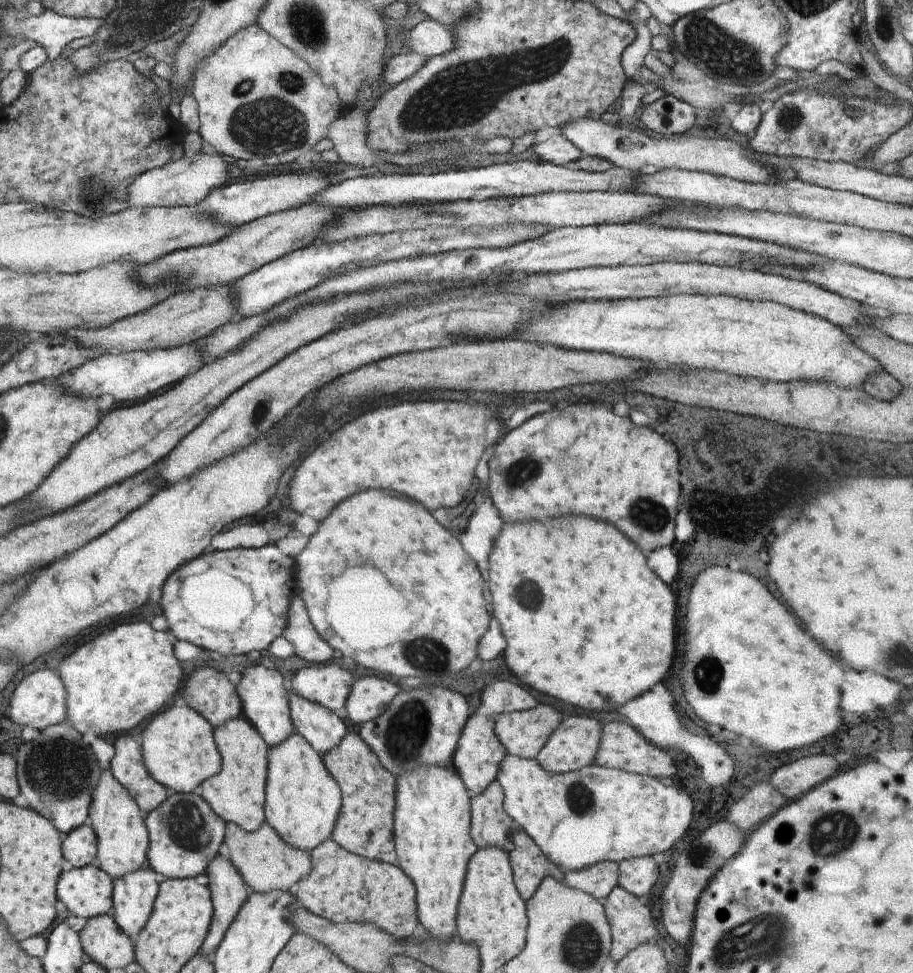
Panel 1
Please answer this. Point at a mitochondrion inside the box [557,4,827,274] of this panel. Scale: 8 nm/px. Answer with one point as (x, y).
(723, 54)

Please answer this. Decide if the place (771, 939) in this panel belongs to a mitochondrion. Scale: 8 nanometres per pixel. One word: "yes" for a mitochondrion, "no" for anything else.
yes

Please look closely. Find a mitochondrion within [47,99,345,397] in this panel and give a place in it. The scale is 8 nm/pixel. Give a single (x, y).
(96, 191)

